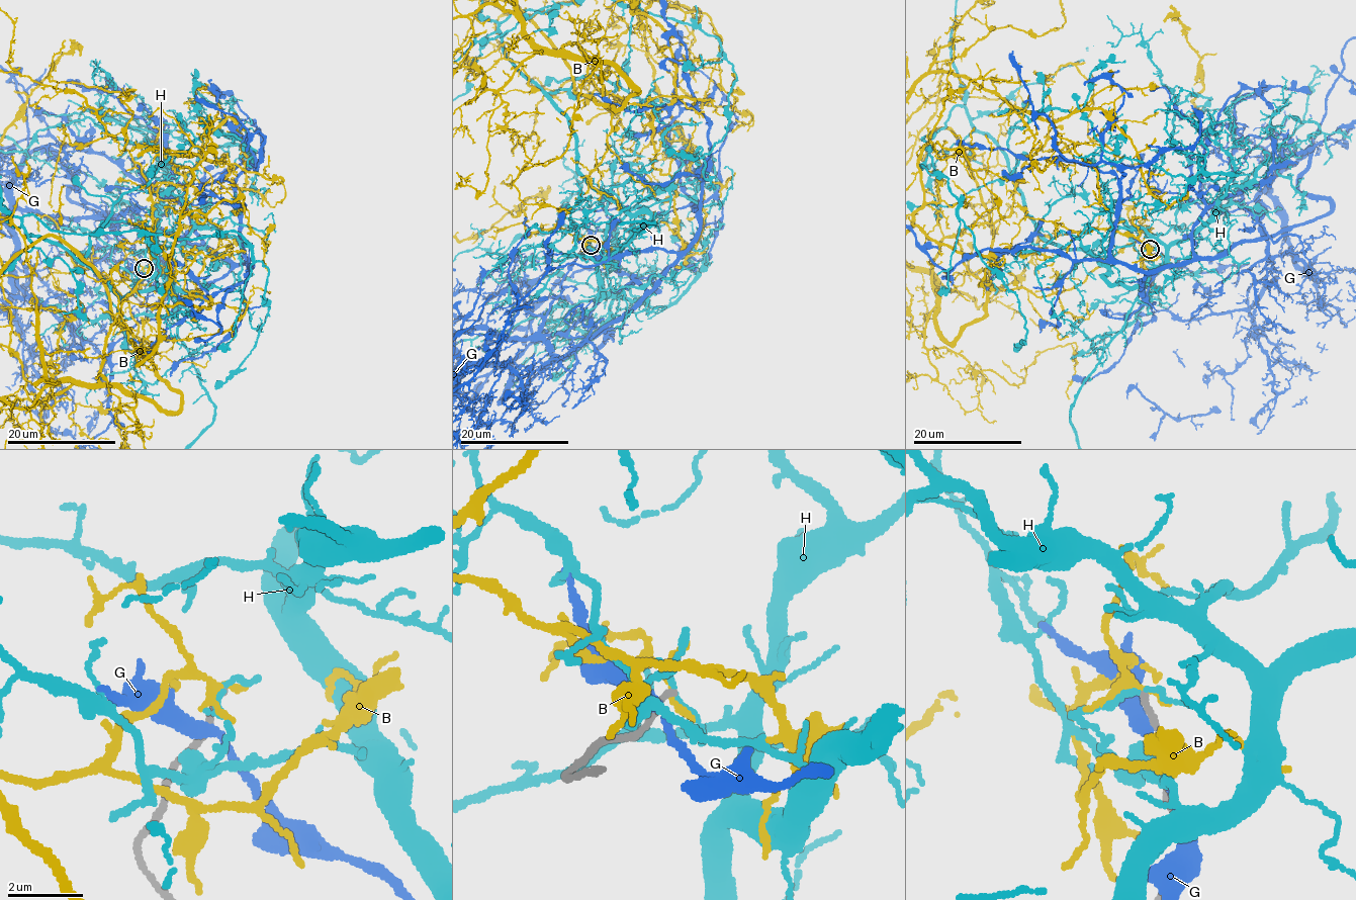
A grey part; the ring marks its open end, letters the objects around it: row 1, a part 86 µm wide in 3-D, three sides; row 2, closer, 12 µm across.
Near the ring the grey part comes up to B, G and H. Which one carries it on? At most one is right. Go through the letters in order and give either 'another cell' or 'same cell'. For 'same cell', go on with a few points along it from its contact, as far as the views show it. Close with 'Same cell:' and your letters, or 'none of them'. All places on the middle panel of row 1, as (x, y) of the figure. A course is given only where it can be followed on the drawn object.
B: another cell
G: another cell
H: another cell
Same cell: none of them

